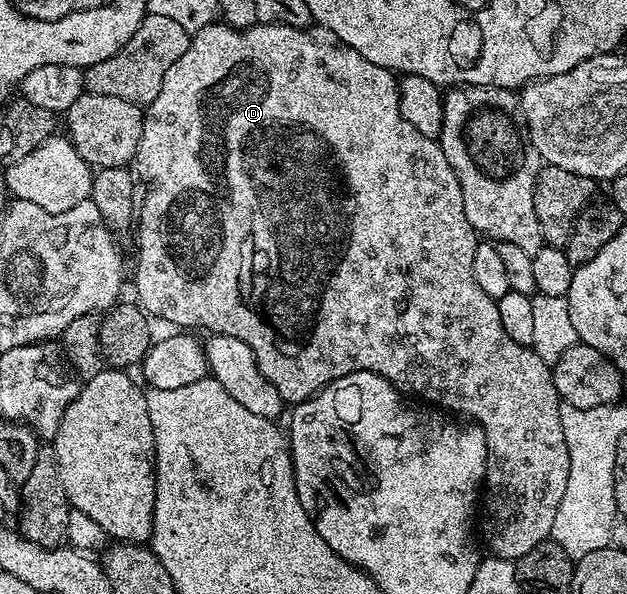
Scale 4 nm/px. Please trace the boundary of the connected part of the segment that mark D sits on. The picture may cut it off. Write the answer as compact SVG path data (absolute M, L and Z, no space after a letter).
M223 21L210 23L201 31L193 34L188 41L186 53L170 65L166 77L162 77L162 89L158 97L154 97L152 103L147 104L144 111L144 128L142 129L142 141L138 147L138 153L134 160L134 171L142 184L142 198L138 203L138 230L135 232L136 243L140 248L136 251L136 295L139 306L143 307L149 316L161 315L168 323L173 323L176 329L196 329L192 327L205 327L205 332L217 335L229 335L236 337L238 341L244 341L250 345L250 349L256 358L258 369L278 389L278 393L284 398L285 404L295 405L303 403L316 392L321 391L326 385L338 381L338 377L346 377L355 371L373 371L378 373L386 381L393 383L402 393L409 396L421 395L423 402L428 405L437 403L440 407L449 407L452 411L461 411L461 416L467 417L475 426L484 431L486 437L486 449L488 460L484 470L482 515L484 520L479 520L478 527L484 530L484 539L488 542L488 551L498 558L517 560L522 558L534 545L538 545L543 539L549 538L554 529L554 517L558 517L558 509L562 505L562 493L566 493L566 481L570 477L570 453L566 449L566 437L562 429L562 417L560 416L561 402L560 395L554 389L552 380L552 369L549 364L538 357L538 353L531 347L518 345L518 341L510 341L506 329L502 329L502 317L498 317L498 305L496 300L490 298L487 293L478 286L478 280L474 277L474 249L478 242L478 232L470 225L466 217L466 209L462 201L462 185L450 165L446 161L446 155L442 153L439 142L430 137L422 137L406 117L402 117L400 108L400 85L397 76L387 71L382 65L374 65L374 61L366 61L358 49L350 49L330 29L319 25L311 27L286 27L277 23L257 22L255 27L248 27L245 31L238 31L235 27L229 27Z

